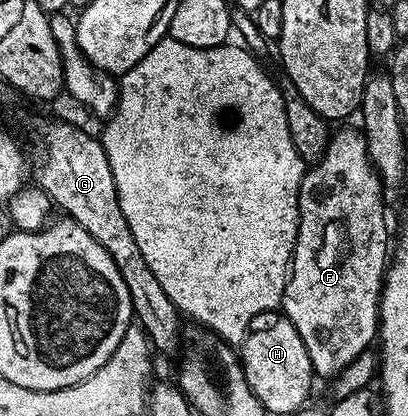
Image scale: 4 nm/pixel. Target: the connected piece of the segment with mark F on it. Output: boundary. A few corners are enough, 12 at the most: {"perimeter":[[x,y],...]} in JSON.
{"perimeter":[[360,128],[299,187],[283,316],[318,378],[379,333],[391,253]]}

